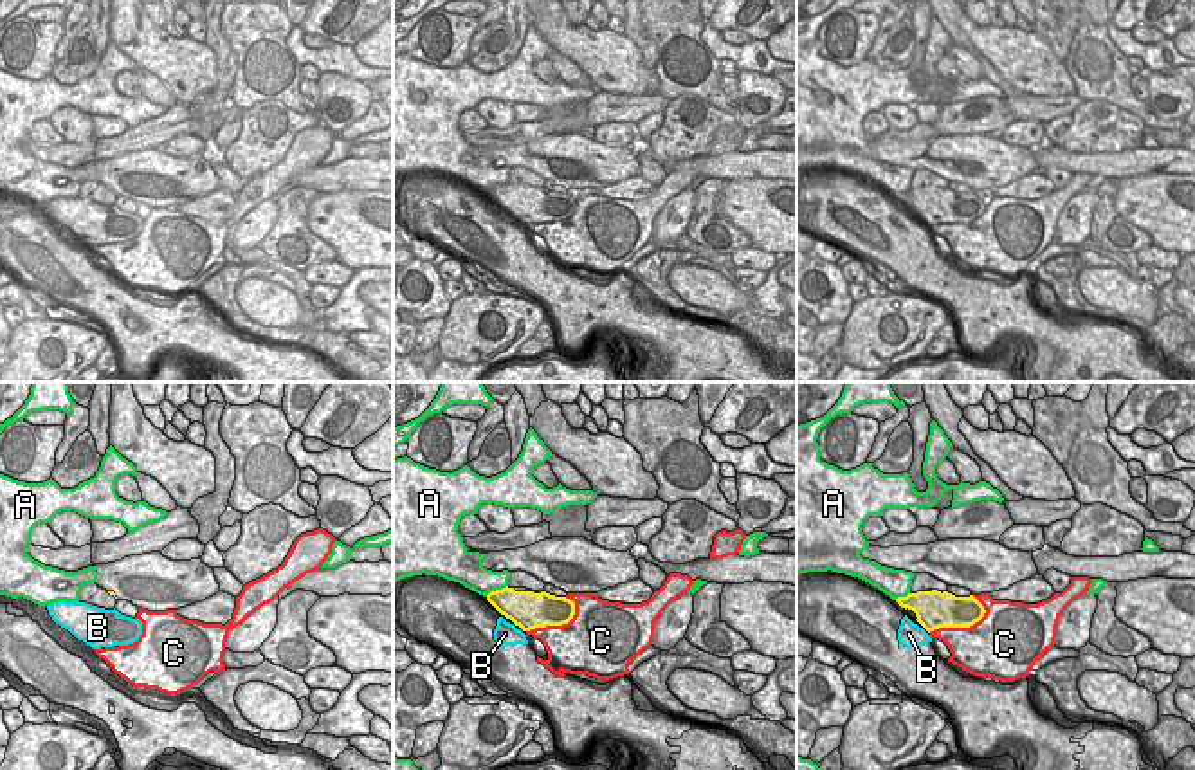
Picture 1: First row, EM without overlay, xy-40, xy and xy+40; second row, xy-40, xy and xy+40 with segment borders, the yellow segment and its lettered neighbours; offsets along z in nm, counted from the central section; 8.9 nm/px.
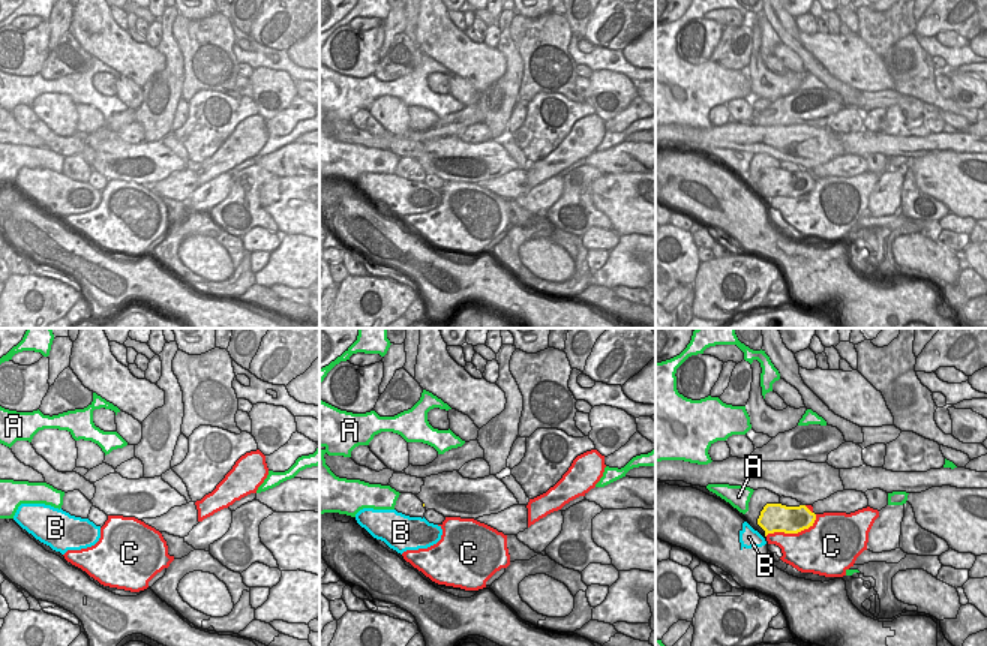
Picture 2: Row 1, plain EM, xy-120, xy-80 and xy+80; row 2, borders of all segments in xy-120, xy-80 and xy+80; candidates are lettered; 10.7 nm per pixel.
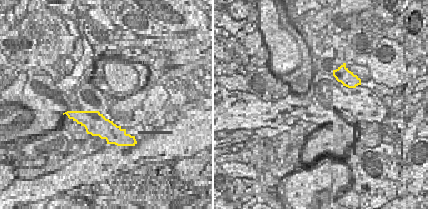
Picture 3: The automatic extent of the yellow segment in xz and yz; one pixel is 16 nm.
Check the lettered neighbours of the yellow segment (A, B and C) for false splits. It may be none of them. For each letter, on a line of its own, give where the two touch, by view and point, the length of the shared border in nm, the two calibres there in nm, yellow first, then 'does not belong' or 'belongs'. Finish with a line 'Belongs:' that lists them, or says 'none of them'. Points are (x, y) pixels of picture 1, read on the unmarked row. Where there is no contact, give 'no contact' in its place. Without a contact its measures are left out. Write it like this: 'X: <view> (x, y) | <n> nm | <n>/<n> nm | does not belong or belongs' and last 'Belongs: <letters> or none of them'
A: xy (496, 186) | 240 nm | 280/240 nm | does not belong
B: no contact | belongs
C: xy+40 (957, 222) | 550 nm | 320/400 nm | does not belong
Belongs: B

